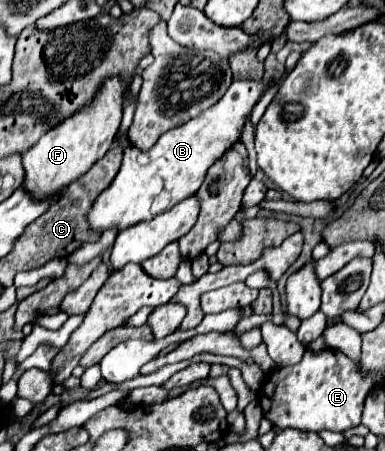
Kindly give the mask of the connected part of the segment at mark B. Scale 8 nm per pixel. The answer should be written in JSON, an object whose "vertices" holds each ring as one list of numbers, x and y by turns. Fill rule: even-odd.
{"vertices":[[233,81,219,103,203,111,199,117,187,121,185,125,163,133,151,151,143,153,135,147,127,147,123,165,113,183,103,193,99,193,99,197,87,211,85,219,89,223,89,229,97,233,103,233,107,229,123,231,125,227,149,221,161,211,169,211,173,205,187,199,189,195,195,195,205,179,209,165,219,155,223,155,225,149,241,139,243,123,265,89,265,81]]}

